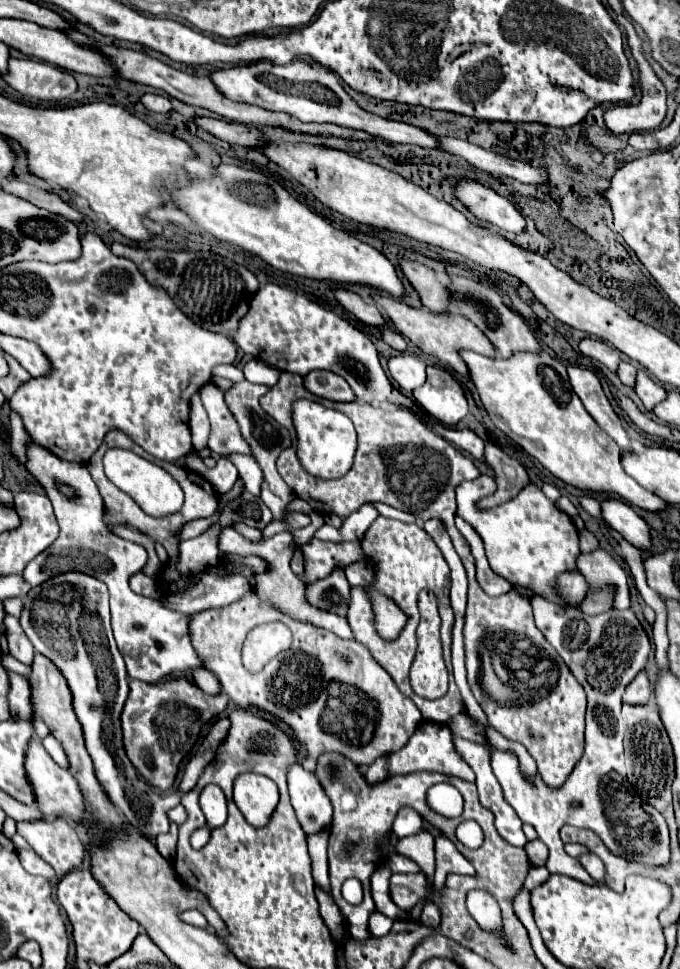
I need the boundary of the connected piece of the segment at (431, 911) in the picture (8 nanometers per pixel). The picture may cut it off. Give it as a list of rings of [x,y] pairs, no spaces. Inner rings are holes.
[[[427,902],[423,912],[421,912],[421,918],[419,918],[423,924],[429,924],[429,926],[439,926],[441,924],[441,908],[439,904],[435,902]]]

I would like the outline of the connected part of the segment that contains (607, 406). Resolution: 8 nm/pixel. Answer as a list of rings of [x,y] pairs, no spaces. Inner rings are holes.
[[[573,364],[567,366],[567,372],[575,394],[585,404],[585,410],[593,416],[593,420],[601,426],[601,430],[605,430],[619,444],[623,452],[629,452],[631,450],[629,436],[621,424],[621,418],[615,414],[611,402],[605,396],[601,380],[591,370]]]

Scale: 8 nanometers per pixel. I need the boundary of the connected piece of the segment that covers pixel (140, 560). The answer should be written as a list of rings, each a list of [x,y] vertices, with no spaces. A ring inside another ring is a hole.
[[[33,441],[33,444],[28,446],[27,466],[25,468],[45,488],[49,500],[53,502],[57,522],[61,526],[59,538],[27,565],[23,571],[25,580],[31,586],[41,586],[45,580],[51,580],[57,574],[75,570],[75,572],[83,572],[83,574],[95,576],[101,582],[105,582],[107,588],[109,588],[109,594],[111,594],[111,626],[113,626],[113,634],[115,634],[117,646],[119,646],[119,650],[121,650],[121,654],[125,658],[127,674],[131,678],[139,678],[139,680],[145,680],[145,682],[159,682],[163,676],[169,676],[173,672],[187,672],[189,668],[199,668],[201,662],[197,658],[197,652],[191,648],[191,640],[189,640],[189,622],[191,617],[165,608],[157,599],[137,596],[137,594],[129,592],[129,578],[133,574],[137,574],[145,566],[147,550],[141,544],[117,538],[115,534],[111,534],[107,530],[107,526],[103,522],[103,500],[99,496],[97,484],[93,482],[93,478],[91,478],[86,465],[75,462],[61,462],[49,450]],[[59,482],[73,486],[77,496],[75,498],[61,496],[57,492],[57,488],[55,488]]]

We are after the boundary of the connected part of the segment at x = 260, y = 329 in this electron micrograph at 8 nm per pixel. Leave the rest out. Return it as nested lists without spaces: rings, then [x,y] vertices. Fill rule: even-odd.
[[[265,284],[259,288],[249,304],[249,312],[241,318],[233,340],[245,354],[273,364],[283,372],[305,376],[311,370],[331,370],[343,376],[355,396],[363,402],[391,402],[401,406],[407,406],[409,402],[407,396],[387,380],[379,364],[375,344],[367,338],[367,334],[332,310],[289,288],[277,284]]]

